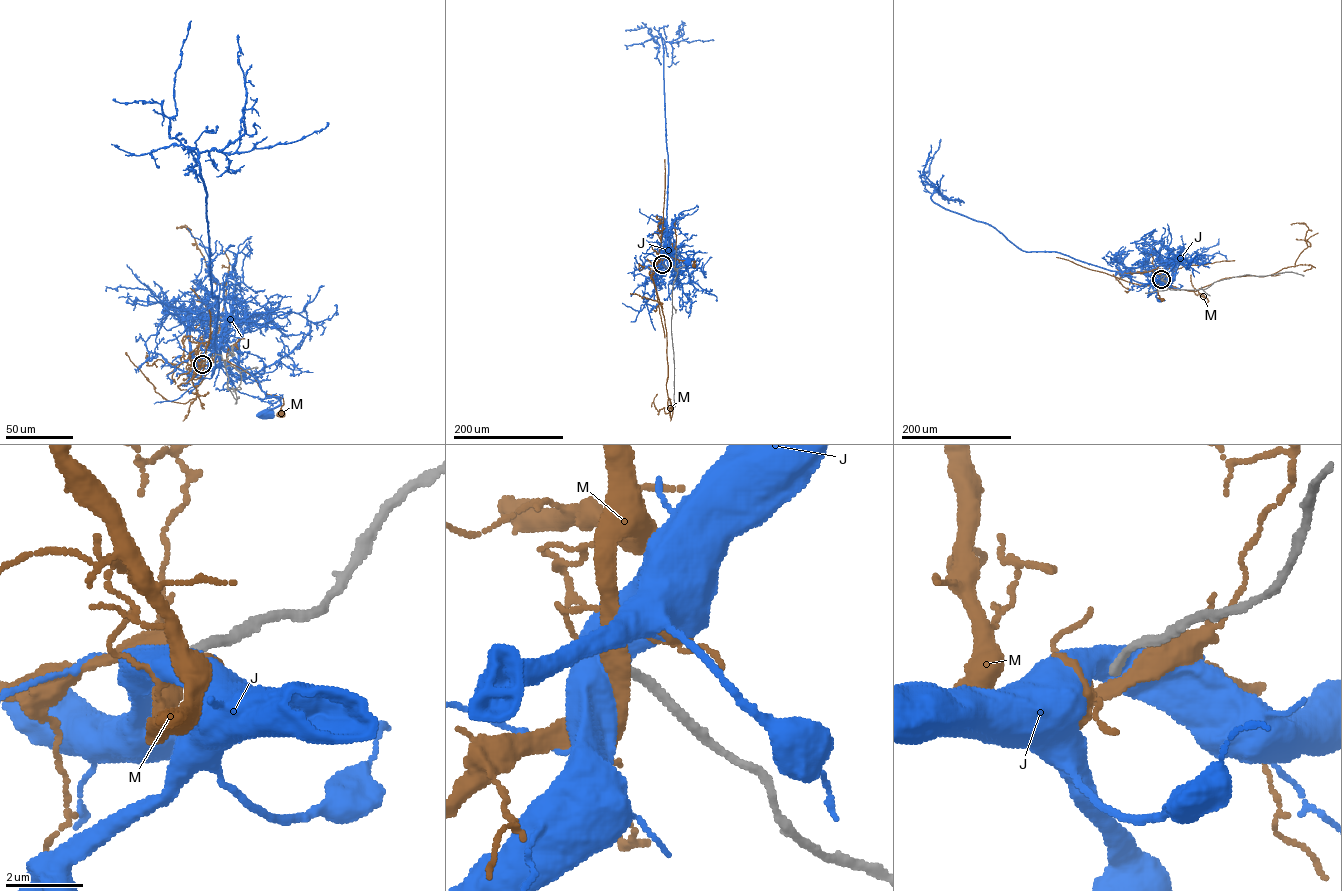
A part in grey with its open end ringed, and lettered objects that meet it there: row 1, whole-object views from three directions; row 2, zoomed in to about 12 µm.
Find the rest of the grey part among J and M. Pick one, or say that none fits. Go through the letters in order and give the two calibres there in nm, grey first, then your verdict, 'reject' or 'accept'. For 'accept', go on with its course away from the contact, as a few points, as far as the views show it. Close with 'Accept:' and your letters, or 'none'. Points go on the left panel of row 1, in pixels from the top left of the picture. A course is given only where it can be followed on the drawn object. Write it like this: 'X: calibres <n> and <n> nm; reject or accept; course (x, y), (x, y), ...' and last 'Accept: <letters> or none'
J: calibres 240 and 900 nm; reject
M: calibres 240 and 400 nm; reject
Accept: none

